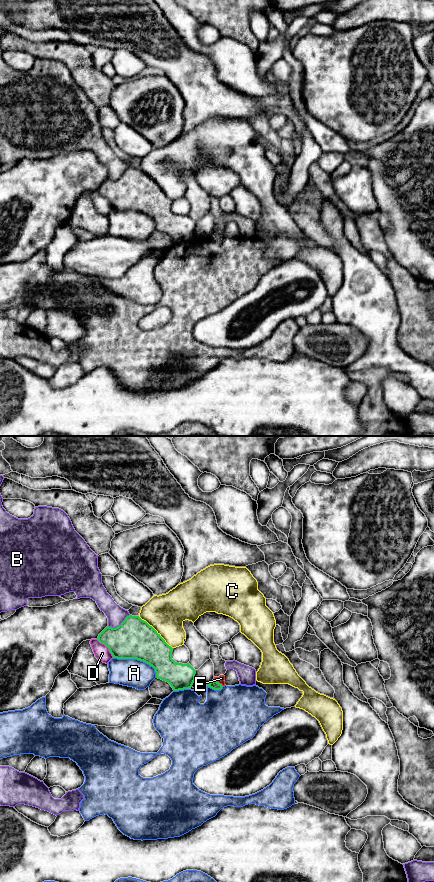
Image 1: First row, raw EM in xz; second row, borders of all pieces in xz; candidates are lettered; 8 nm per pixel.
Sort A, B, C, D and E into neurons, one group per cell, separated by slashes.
A / B / C / D / E

